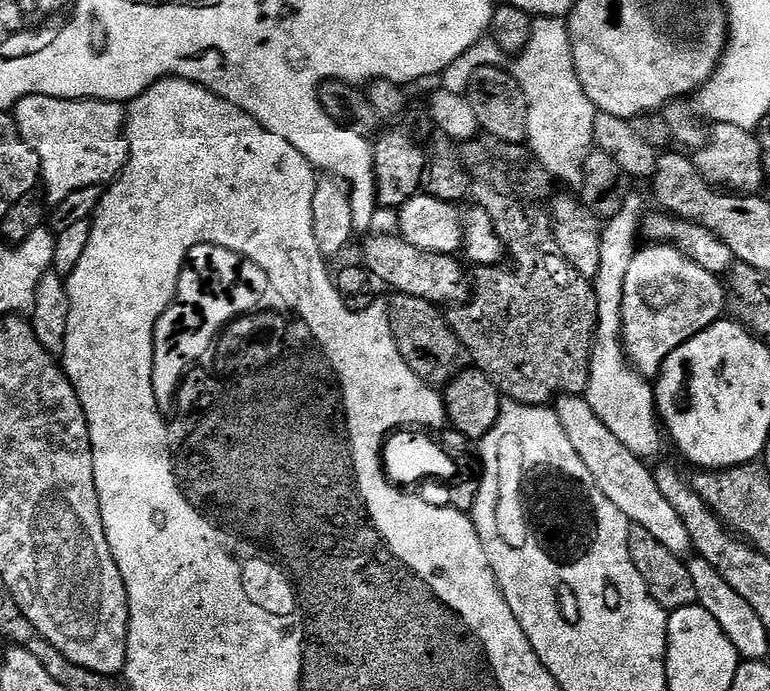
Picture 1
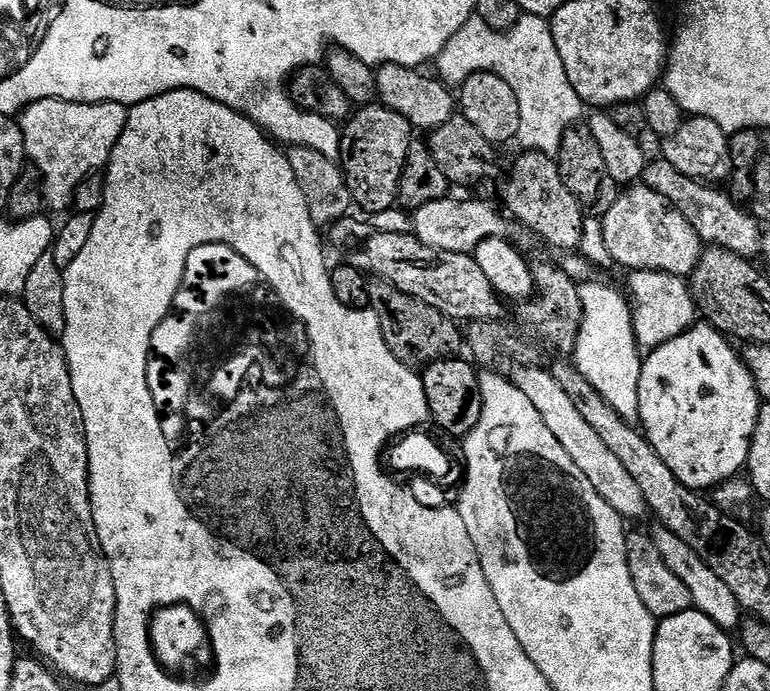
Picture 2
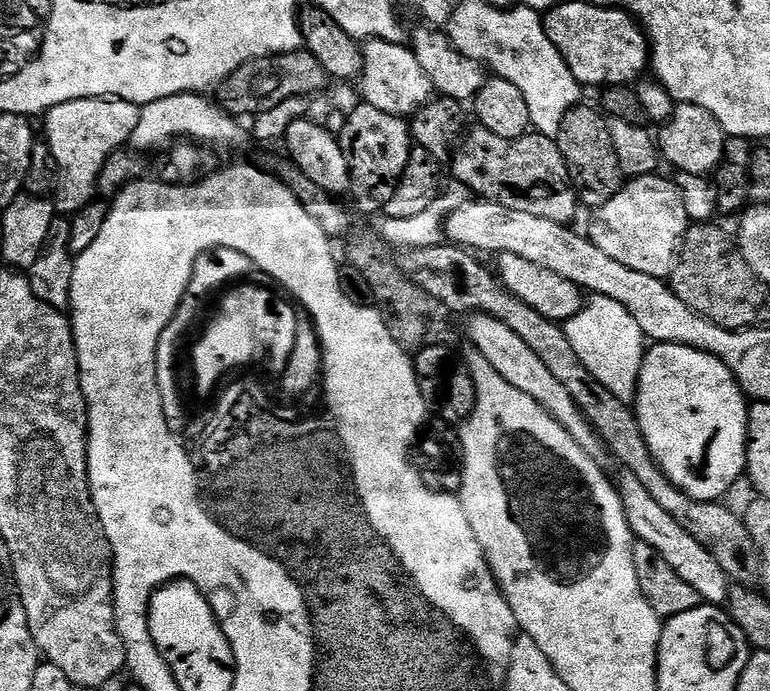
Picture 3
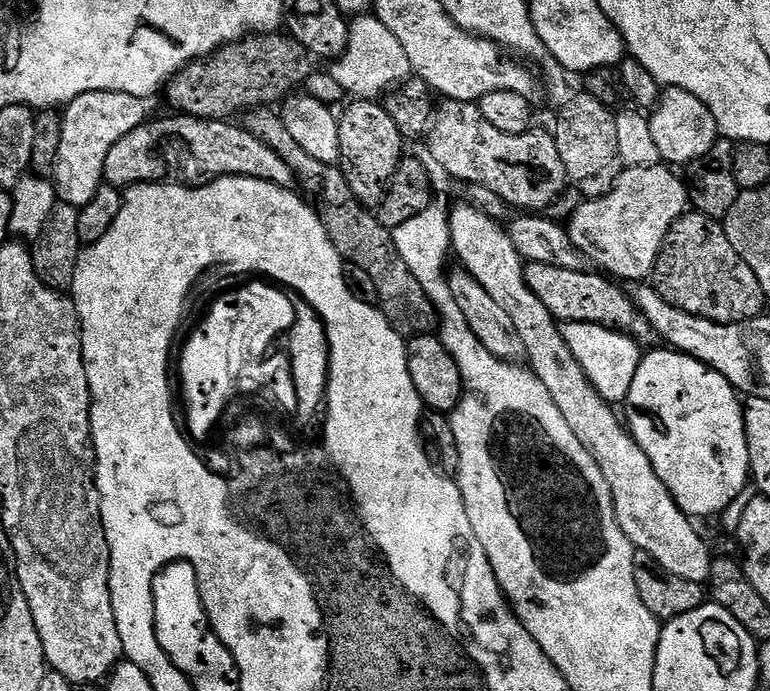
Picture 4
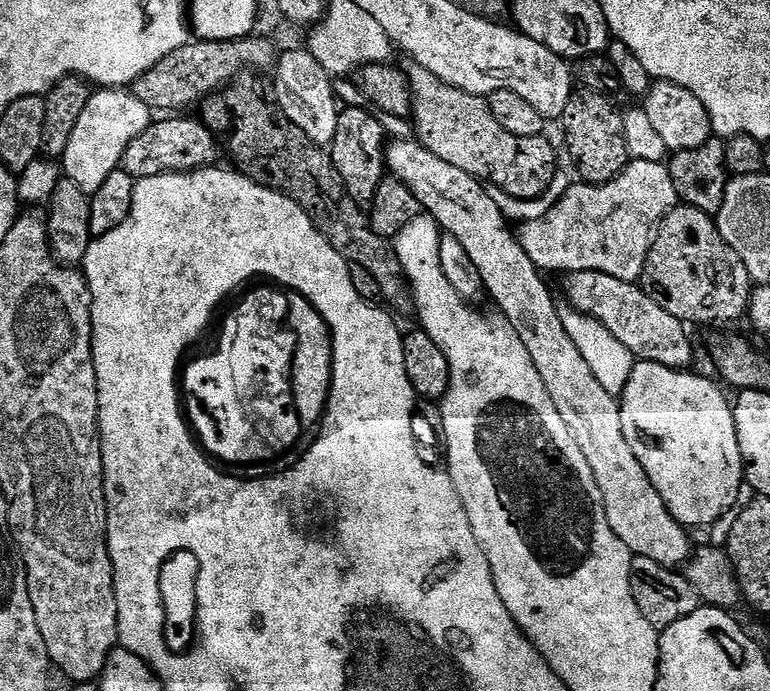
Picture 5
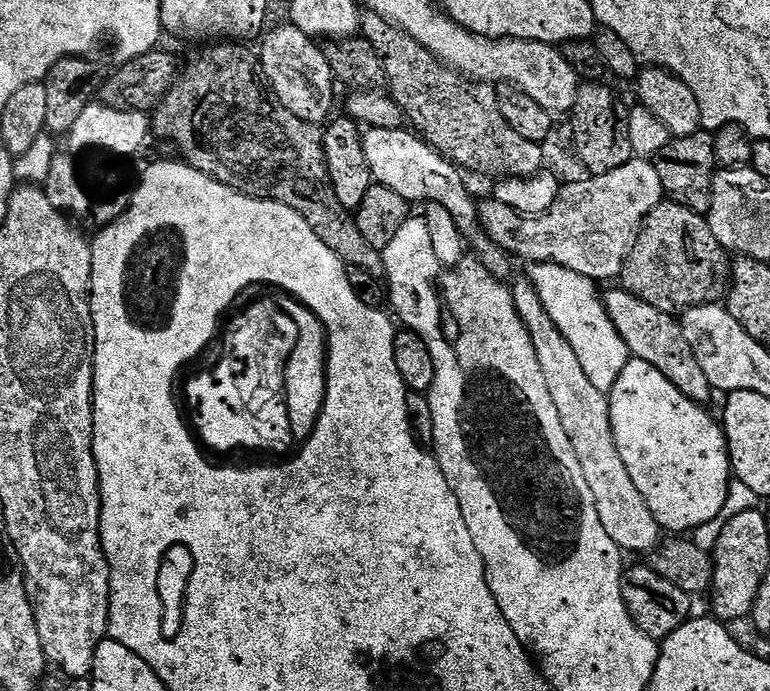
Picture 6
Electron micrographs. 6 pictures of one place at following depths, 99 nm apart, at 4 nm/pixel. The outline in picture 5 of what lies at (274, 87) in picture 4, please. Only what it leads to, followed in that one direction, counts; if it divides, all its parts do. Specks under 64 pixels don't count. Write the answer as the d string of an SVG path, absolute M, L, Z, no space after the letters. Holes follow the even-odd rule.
M253 34L244 36L240 40L197 40L183 44L178 50L166 54L162 62L158 62L152 68L133 80L130 92L136 96L138 102L146 102L146 106L156 114L180 114L183 108L192 108L208 99L209 96L219 93L221 89L232 83L237 76L245 70L256 68L271 69L278 59L278 48L275 48L264 36Z

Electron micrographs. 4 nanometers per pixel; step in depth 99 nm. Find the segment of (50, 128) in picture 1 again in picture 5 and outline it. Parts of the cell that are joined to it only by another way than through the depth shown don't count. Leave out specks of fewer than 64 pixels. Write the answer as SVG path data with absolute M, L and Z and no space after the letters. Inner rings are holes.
M93 91L92 97L86 102L86 110L82 110L82 114L74 126L74 132L70 134L70 142L66 142L66 150L62 157L63 175L70 182L74 182L74 186L78 186L78 190L82 190L85 194L97 192L102 186L102 182L121 167L126 154L126 146L130 146L130 142L134 142L134 138L138 138L138 134L142 134L142 130L146 130L153 123L152 109L146 106L146 102L138 102L136 96L129 91Z

